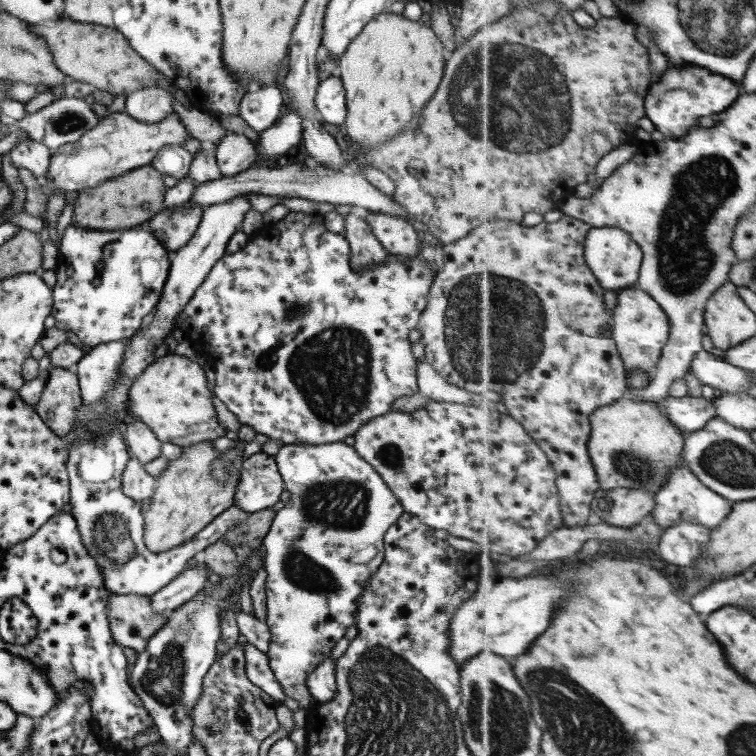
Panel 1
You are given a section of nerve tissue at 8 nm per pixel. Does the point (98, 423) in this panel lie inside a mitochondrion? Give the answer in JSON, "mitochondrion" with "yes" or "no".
{"mitochondrion":"yes"}

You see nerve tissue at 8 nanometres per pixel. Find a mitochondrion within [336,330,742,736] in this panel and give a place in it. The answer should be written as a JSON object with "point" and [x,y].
{"point":[637,468]}

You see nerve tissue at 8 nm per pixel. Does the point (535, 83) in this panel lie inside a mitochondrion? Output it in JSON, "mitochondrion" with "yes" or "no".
{"mitochondrion":"yes"}

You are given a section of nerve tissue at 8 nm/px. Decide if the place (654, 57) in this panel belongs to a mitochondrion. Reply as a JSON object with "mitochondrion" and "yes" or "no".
{"mitochondrion":"no"}

